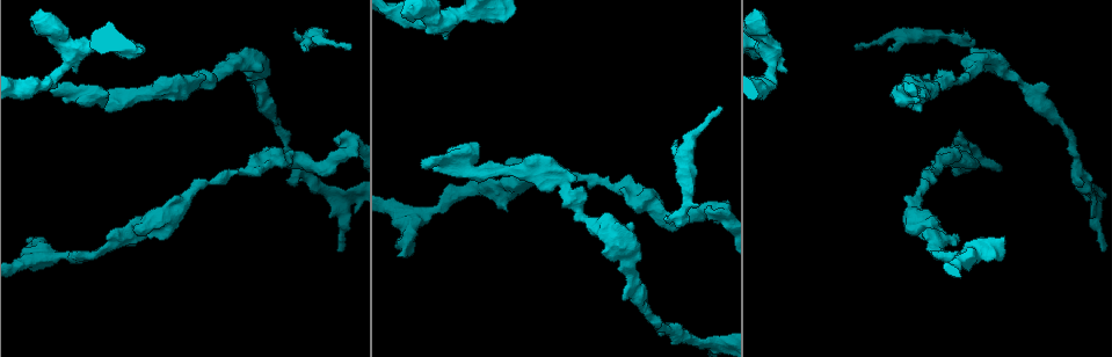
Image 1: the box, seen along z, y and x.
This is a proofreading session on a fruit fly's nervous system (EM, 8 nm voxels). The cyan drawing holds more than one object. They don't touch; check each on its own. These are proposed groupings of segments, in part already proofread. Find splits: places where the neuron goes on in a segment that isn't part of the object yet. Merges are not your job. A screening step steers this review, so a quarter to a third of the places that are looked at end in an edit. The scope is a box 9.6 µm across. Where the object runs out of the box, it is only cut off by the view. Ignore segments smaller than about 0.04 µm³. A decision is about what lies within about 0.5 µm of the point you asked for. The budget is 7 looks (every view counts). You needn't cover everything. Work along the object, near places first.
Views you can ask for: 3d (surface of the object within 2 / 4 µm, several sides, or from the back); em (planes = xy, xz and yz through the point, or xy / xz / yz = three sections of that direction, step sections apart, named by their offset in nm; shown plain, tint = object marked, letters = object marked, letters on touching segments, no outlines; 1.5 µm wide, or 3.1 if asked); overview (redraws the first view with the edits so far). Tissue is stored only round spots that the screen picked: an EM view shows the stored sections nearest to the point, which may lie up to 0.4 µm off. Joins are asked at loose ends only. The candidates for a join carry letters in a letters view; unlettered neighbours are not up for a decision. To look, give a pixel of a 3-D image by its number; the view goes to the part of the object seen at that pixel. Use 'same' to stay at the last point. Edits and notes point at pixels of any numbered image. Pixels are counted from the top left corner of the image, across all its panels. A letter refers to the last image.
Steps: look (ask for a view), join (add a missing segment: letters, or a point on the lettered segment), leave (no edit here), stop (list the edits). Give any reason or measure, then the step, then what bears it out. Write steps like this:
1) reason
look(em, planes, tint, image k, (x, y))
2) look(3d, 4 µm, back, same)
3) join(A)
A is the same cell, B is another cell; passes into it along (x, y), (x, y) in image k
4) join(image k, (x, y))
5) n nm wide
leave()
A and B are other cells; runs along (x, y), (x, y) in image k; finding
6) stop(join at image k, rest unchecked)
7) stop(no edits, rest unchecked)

branch stops here
look(em, yz, step 4, tint, image 1, (660, 334))

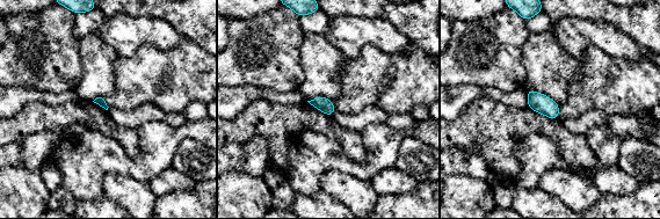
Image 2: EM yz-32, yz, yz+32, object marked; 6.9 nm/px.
look(em, planes, letters, same)

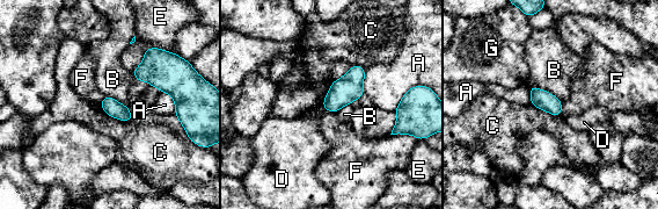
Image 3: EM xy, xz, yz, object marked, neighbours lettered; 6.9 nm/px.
leave()
A, B, C, D, E, F and G are other cells; border along (529, 103), (553, 115), (561, 116) in image 3; no lettered segment goes on from it

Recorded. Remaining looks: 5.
look(3d, 4 µm, image 1, (959, 135))

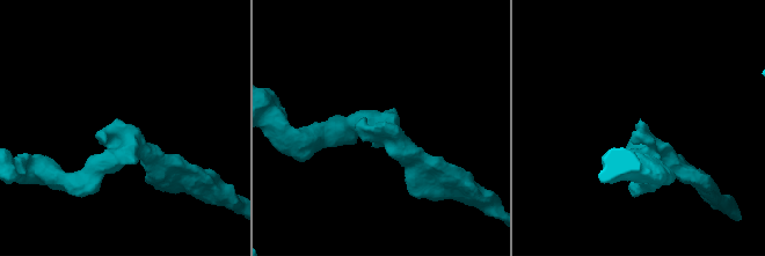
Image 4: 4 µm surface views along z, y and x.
arms of 300, 320 nm; now the EM
look(em, planes, letters, image 4, (364, 124))

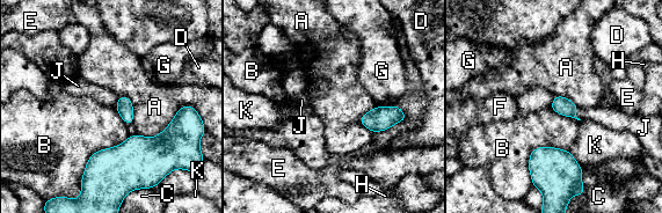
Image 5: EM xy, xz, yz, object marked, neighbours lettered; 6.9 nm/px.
leave()
A, B, C, D, E, F, G, H, J and K are other cells; no lettered segment goes on from it

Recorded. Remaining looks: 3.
free end
look(em, yz, step 8, plain, image 1, (306, 50))

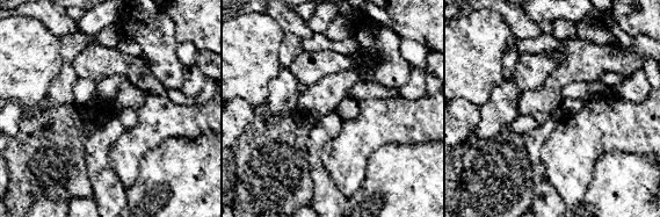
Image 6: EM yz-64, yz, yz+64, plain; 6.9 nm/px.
look(em, yz, step 8, letters, same)

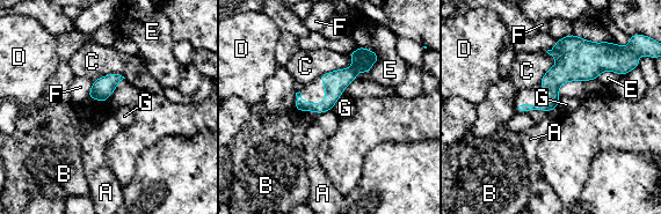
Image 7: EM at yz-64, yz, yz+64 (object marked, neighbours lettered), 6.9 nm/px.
leave()
A, B, C, D, E, F and G are other cells; no lettered segment goes on from it

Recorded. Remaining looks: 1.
stop(no edits, rest unchecked)

